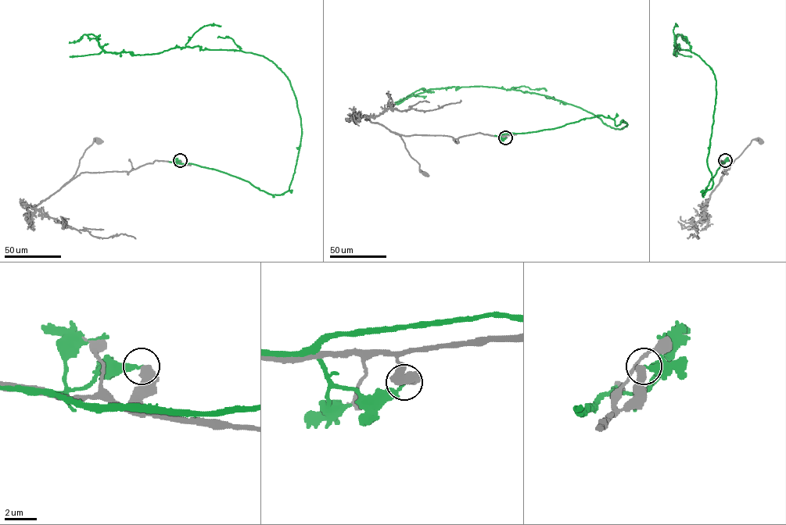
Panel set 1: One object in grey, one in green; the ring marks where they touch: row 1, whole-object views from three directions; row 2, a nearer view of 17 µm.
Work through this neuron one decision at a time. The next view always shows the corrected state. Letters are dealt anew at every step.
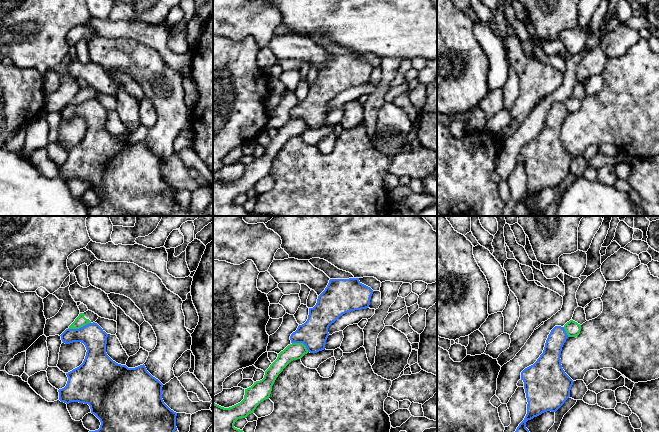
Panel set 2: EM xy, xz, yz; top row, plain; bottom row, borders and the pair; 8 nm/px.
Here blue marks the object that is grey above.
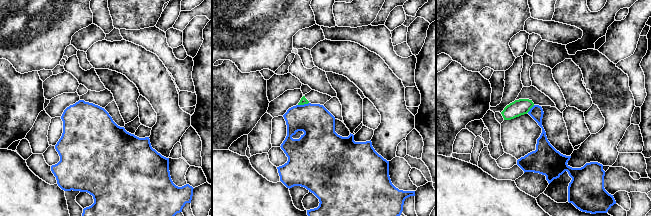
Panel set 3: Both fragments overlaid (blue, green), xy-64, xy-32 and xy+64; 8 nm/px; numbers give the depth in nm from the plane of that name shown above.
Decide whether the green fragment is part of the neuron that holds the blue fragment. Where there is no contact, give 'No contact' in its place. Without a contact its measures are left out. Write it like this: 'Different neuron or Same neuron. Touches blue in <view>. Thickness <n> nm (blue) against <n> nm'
Different neuron. Touches blue in xy. Thickness 190 nm (blue) against 90 nm

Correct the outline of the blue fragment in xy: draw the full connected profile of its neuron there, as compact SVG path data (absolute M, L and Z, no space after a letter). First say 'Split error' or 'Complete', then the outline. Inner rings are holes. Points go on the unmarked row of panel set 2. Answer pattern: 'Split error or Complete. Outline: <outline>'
Complete. Outline: M89 99L79 105L66 105L60 112L63 119L81 118L87 126L83 139L66 149L67 160L58 168L61 178L88 180L91 189L100 196L100 204L89 207L90 216L163 216L174 211L174 207L177 205L177 189L171 186L162 175L163 160L147 147L144 140L128 144L126 141L113 137L106 129L108 110L97 99Z

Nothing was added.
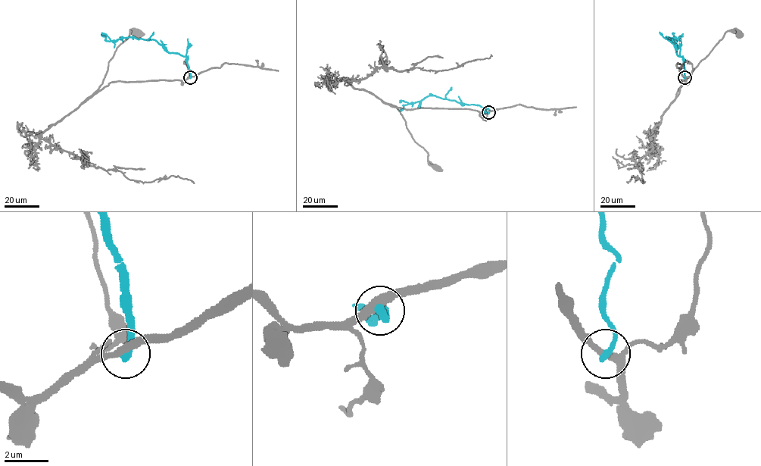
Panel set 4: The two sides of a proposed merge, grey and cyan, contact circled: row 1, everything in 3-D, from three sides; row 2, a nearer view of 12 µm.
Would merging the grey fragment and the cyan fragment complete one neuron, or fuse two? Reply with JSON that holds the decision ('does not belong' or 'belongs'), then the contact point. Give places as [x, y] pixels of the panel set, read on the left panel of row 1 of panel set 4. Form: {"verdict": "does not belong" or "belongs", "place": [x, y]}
{"verdict": "does not belong", "place": [190, 77]}

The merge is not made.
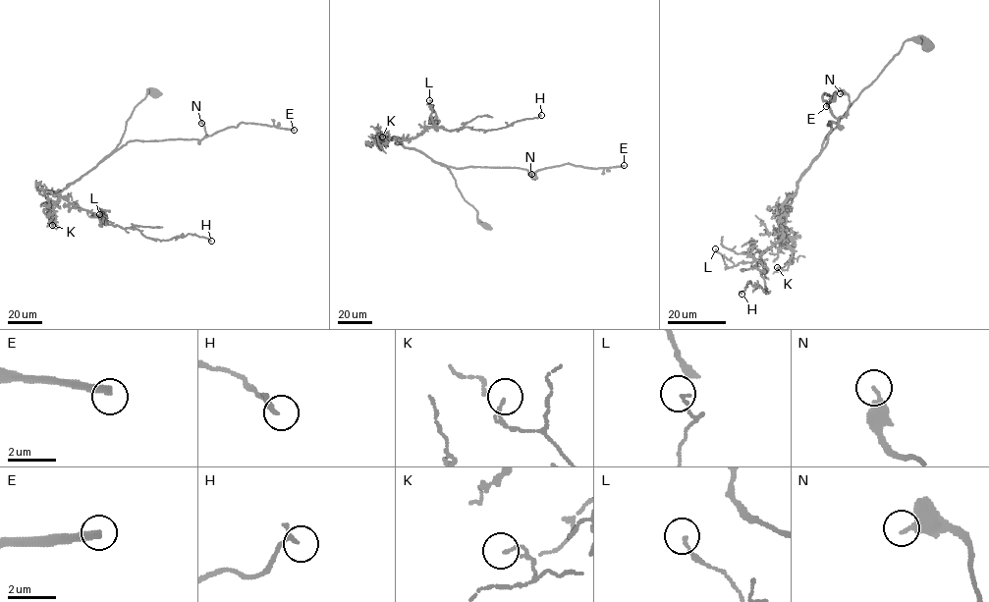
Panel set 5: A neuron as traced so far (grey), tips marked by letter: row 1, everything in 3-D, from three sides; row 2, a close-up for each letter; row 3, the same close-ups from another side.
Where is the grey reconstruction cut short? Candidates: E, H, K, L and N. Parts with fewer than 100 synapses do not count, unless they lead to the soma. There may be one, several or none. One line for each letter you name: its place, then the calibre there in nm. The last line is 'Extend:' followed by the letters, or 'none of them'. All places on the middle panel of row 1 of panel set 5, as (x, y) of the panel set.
E: at (624, 165); 280 nm thick
Extend: E

